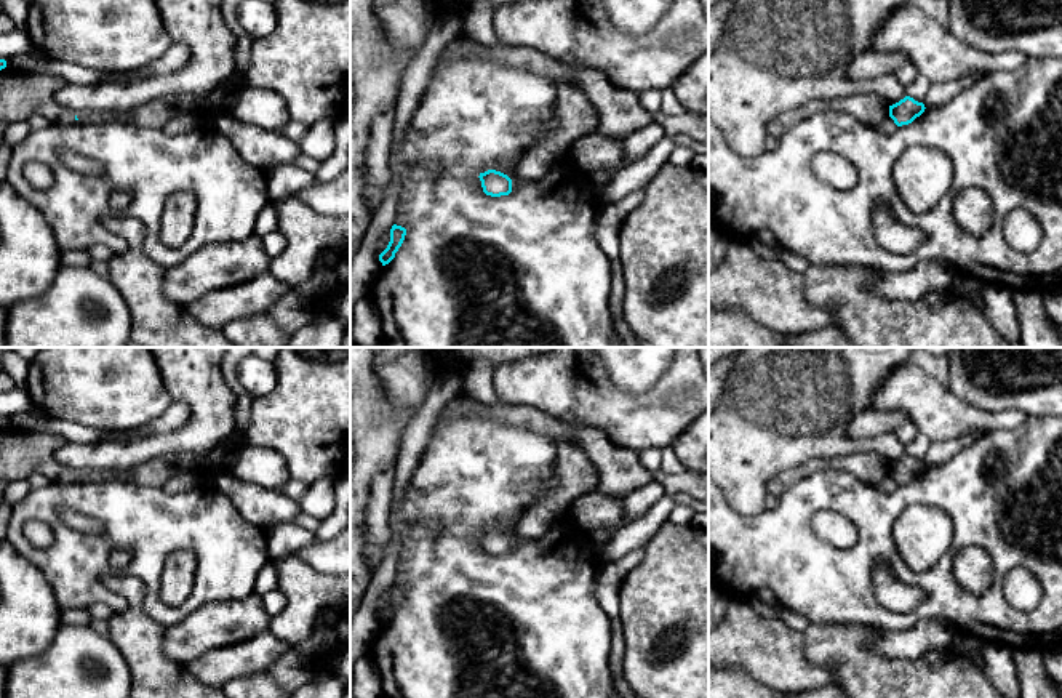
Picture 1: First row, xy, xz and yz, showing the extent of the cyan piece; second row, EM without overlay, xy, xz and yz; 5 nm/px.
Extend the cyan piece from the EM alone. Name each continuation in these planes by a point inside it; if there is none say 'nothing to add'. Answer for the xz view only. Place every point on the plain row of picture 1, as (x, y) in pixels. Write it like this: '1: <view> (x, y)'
nothing to add

